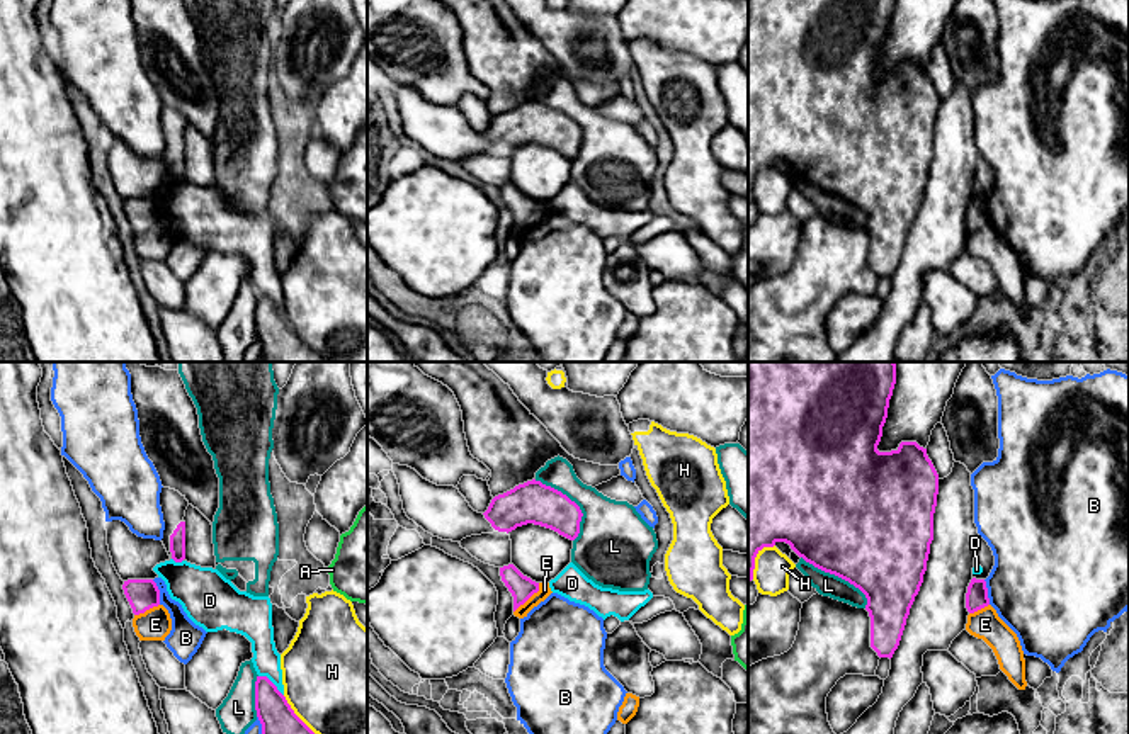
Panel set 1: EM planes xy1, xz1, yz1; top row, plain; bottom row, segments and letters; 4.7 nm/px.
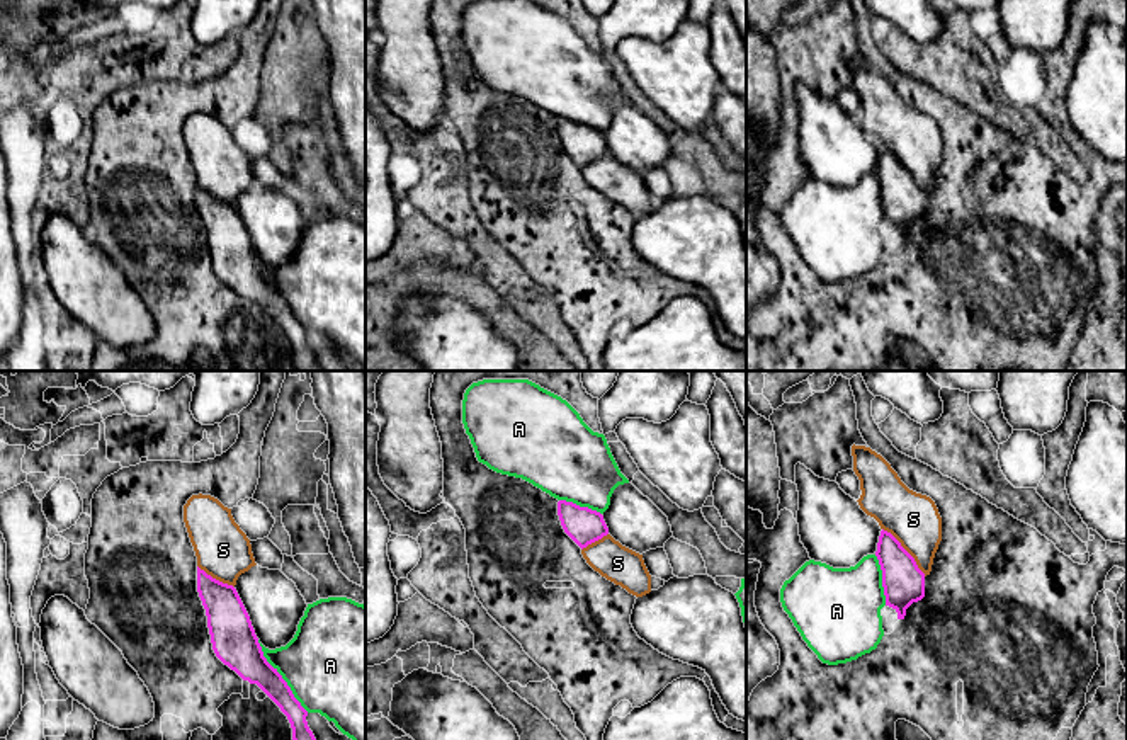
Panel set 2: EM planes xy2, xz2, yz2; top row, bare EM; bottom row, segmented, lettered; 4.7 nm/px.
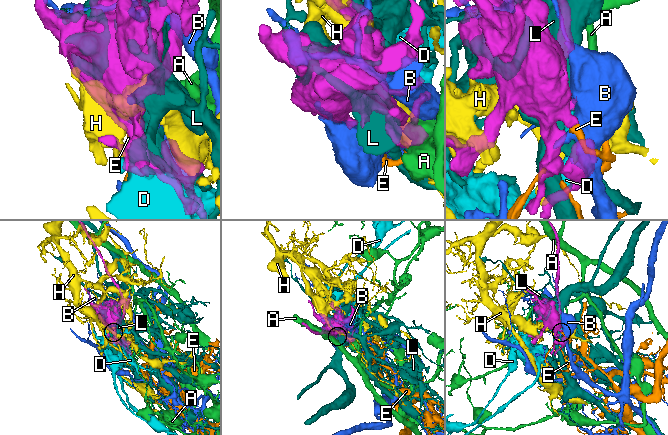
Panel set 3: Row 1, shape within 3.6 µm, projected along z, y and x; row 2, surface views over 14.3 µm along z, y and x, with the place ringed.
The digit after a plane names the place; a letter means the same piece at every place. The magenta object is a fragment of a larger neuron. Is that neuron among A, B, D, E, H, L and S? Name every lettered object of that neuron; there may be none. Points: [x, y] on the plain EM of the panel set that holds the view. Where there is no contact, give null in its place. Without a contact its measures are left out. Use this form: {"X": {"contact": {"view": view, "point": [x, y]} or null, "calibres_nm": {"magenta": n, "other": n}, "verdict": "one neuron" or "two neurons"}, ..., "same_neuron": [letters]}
{"A": {"contact": {"view": "xy2", "point": [281, 295]}, "calibres_nm": {"magenta": 200, "other": 460}, "verdict": "two neurons"}, "B": {"contact": {"view": "xy1", "point": [158, 211]}, "calibres_nm": {"magenta": 140, "other": 150}, "verdict": "two neurons"}, "D": {"contact": {"view": "xy1", "point": [272, 303]}, "calibres_nm": {"magenta": 220, "other": 130}, "verdict": "two neurons"}, "E": {"contact": {"view": "xz1", "point": [529, 216]}, "calibres_nm": {"magenta": 120, "other": 60}, "verdict": "two neurons"}, "H": {"contact": {"view": "xy1", "point": [303, 342]}, "calibres_nm": {"magenta": 240, "other": 500}, "verdict": "two neurons"}, "L": {"contact": {"view": "xz1", "point": [573, 121]}, "calibres_nm": {"magenta": 200, "other": 320}, "verdict": "two neurons"}, "S": {"contact": {"view": "yz2", "point": [906, 170]}, "calibres_nm": {"magenta": 200, "other": 240}, "verdict": "one neuron"}, "same_neuron": ["S"]}

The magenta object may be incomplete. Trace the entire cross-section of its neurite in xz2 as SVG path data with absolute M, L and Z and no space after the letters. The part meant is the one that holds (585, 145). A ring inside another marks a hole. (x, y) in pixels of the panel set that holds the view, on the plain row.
M559 119L558 134L564 151L581 167L595 191L636 216L651 211L651 194L643 174L615 160L600 131Z

